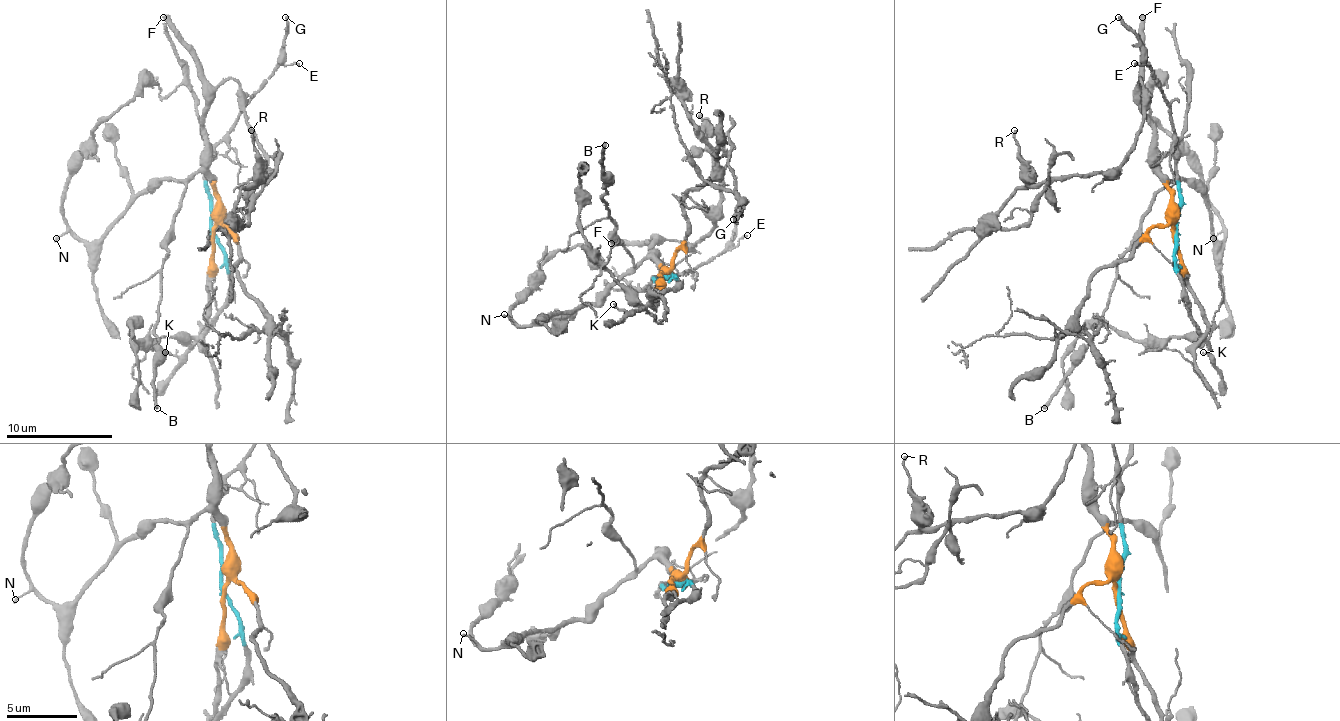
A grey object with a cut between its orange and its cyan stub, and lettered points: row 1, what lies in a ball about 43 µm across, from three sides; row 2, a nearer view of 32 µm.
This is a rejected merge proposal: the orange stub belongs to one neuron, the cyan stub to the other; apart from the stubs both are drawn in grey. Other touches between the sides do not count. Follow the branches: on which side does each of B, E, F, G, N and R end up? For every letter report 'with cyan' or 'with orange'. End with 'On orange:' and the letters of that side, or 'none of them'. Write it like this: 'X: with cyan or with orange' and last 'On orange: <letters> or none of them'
B: with orange
E: with cyan
F: with orange
G: with cyan
N: with orange
R: with orange
On orange: B, F, N, R

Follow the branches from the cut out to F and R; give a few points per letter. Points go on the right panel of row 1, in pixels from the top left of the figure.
F: (1175, 227), (1172, 192), (1159, 168), (1154, 123), (1140, 104), (1143, 16)
R: (1175, 227), (1156, 128), (1140, 104), (1140, 77), (1143, 123), (1114, 168), (1039, 182), (1015, 131)

